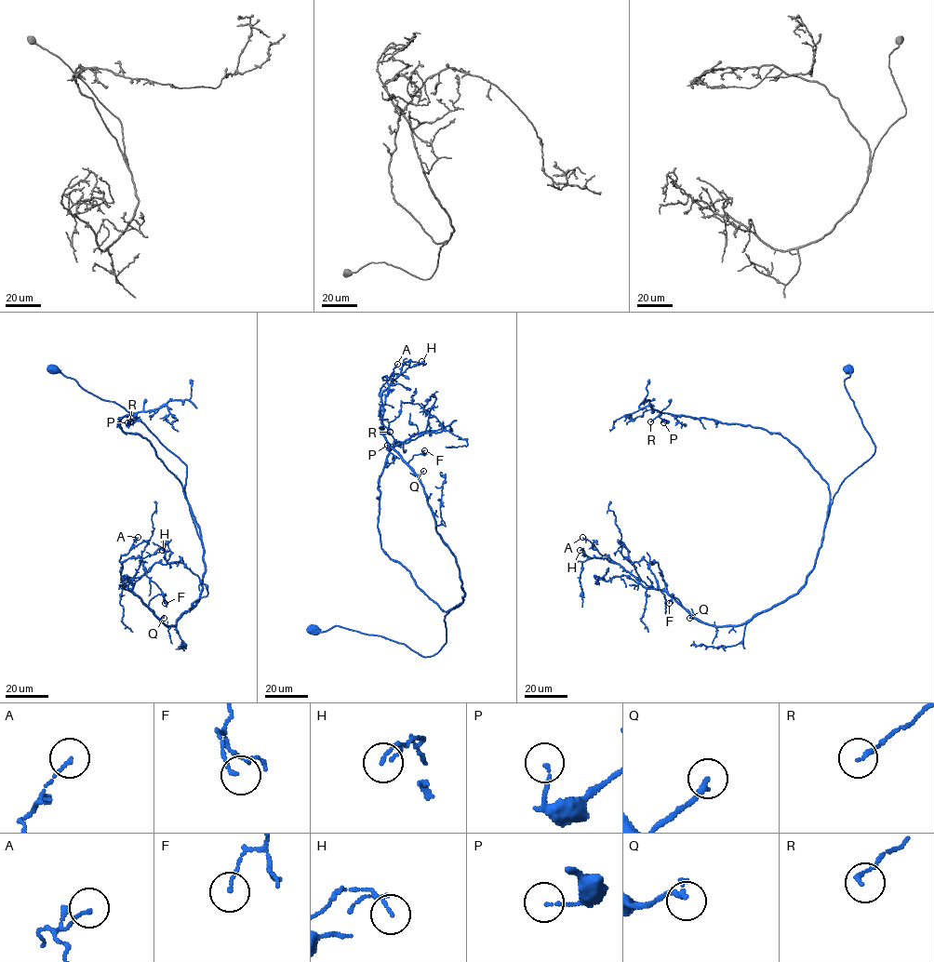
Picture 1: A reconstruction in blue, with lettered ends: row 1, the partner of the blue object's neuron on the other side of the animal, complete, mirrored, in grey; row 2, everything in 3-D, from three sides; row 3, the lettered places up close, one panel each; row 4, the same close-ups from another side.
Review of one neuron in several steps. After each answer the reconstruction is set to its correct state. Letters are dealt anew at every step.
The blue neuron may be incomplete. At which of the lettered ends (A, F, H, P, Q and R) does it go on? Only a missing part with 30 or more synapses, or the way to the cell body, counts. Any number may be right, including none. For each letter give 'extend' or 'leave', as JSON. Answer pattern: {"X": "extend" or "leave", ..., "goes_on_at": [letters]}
{"A": "leave", "F": "leave", "H": "leave", "P": "leave", "Q": "leave", "R": "leave", "goes_on_at": []}

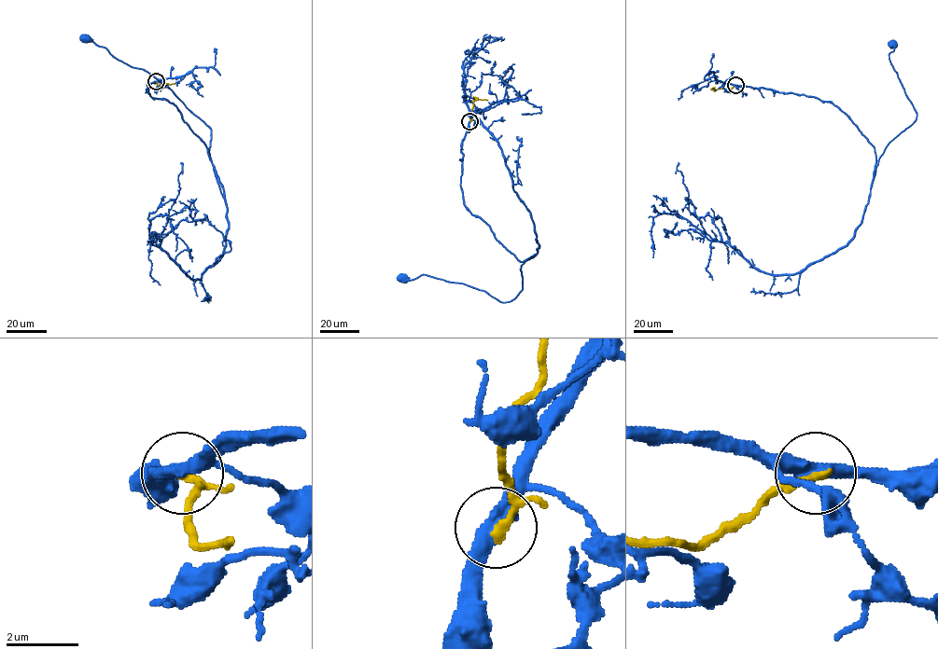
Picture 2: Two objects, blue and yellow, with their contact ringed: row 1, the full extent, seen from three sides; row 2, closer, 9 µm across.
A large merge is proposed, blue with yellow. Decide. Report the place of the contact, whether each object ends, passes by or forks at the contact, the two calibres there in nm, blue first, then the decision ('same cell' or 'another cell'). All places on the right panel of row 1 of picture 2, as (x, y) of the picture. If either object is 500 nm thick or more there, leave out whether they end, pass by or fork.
at (735, 85); blue passes by; yellow passes by; 380 nm thick on the blue side, 170 nm on the other; another cell

